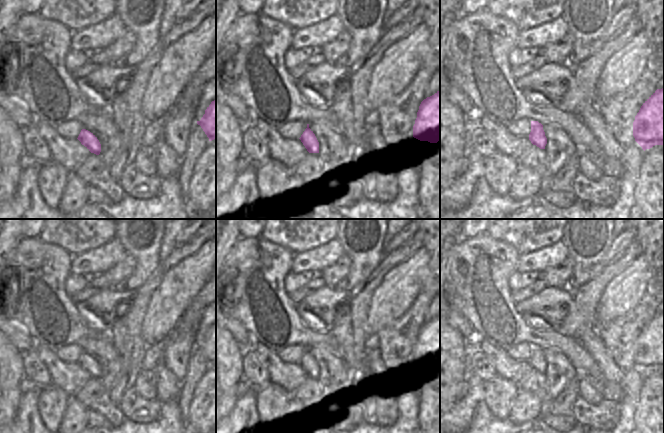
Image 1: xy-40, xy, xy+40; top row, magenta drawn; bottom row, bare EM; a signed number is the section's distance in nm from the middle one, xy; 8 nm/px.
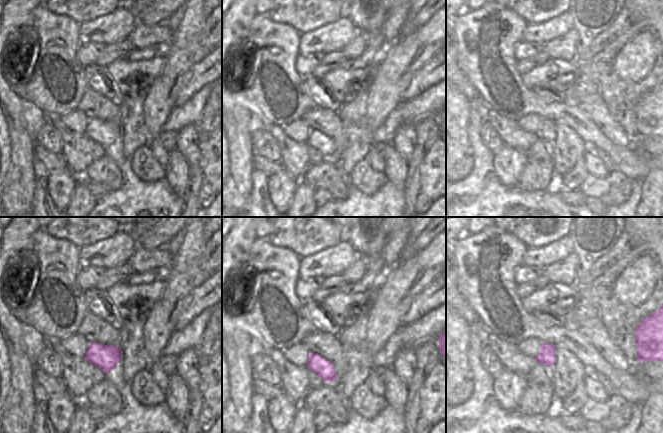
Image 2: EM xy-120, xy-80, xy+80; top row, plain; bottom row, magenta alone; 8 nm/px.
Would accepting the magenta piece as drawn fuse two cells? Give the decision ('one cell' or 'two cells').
one cell

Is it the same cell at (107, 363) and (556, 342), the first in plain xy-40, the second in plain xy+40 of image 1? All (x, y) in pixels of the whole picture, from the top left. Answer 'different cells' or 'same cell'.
different cells

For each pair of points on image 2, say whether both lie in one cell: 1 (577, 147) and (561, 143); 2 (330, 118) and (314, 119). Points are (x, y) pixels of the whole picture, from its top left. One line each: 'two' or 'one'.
1: one
2: one

